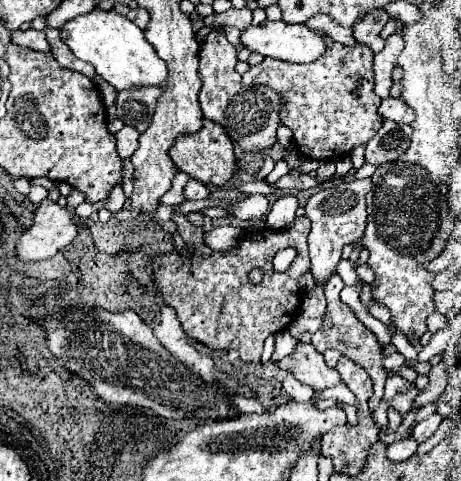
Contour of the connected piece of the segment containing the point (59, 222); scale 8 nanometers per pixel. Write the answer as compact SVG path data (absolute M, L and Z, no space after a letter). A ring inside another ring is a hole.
M44 198L40 206L36 208L34 214L34 224L24 232L24 236L16 242L18 248L18 258L24 262L34 262L34 260L46 260L72 244L72 240L78 236L78 224L74 222L74 212L68 206L60 206L58 202L52 202Z

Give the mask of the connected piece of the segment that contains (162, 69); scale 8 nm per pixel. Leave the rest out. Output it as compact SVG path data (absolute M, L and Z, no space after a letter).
M94 8L94 12L66 22L60 36L70 50L80 60L90 62L96 72L116 88L116 92L142 86L164 86L164 80L168 78L168 66L156 56L154 48L148 46L144 32L114 10L104 12Z

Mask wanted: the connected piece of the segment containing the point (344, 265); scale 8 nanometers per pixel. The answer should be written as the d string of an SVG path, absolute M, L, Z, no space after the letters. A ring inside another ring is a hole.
M340 260L340 262L338 262L336 272L342 276L342 280L344 280L345 285L356 285L356 282L360 280L360 278L358 278L358 274L356 274L356 268L354 268L348 260Z

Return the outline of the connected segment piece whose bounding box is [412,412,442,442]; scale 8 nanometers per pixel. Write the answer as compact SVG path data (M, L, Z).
M432 414L432 416L428 416L428 418L424 418L422 422L418 422L416 426L414 426L414 432L412 432L412 438L416 438L418 442L424 442L426 438L430 438L436 430L438 430L438 426L442 424L442 416L440 414Z

